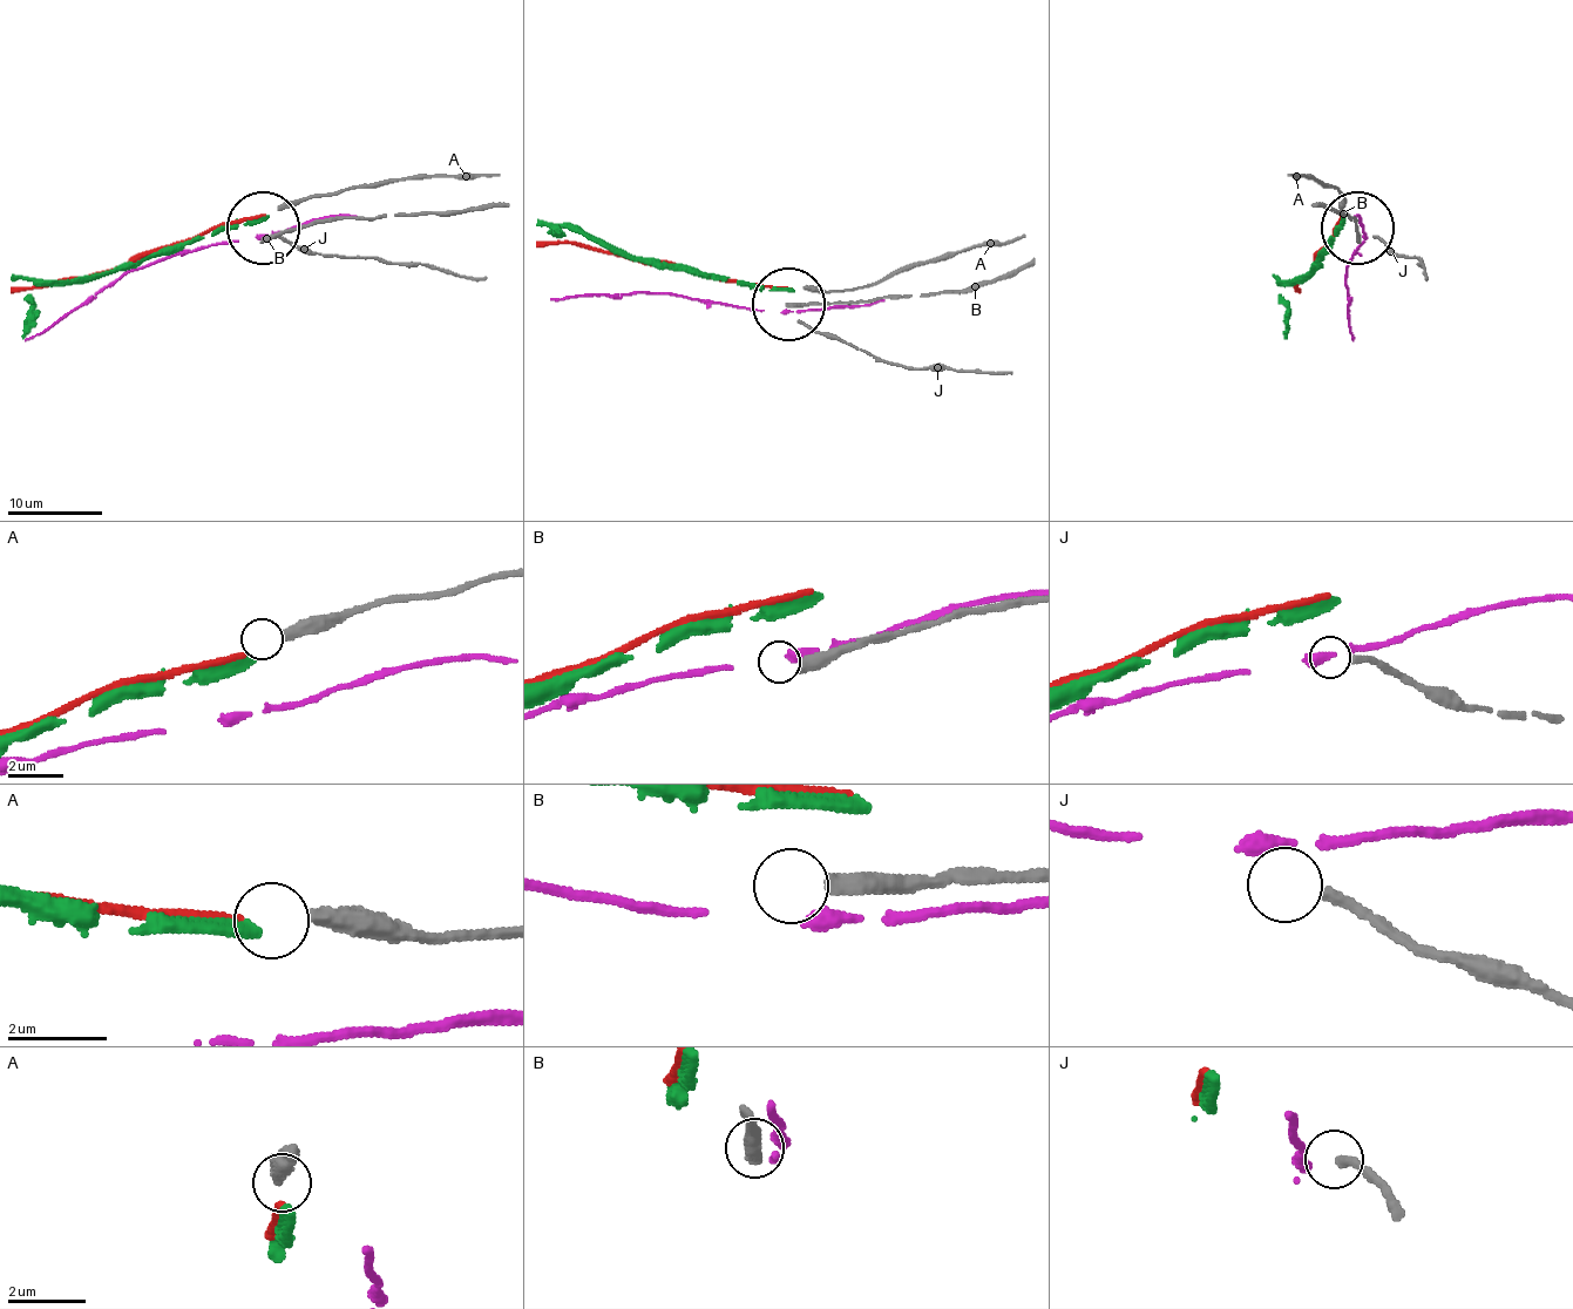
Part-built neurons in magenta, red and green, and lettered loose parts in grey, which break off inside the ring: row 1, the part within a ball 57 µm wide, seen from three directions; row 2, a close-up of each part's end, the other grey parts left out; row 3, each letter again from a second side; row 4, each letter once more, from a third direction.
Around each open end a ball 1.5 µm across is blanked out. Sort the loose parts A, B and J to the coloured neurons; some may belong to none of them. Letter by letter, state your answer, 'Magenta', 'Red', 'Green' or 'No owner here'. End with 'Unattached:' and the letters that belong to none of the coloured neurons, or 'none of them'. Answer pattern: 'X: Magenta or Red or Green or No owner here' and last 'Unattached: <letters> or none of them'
A: Red
B: No owner here
J: No owner here
Unattached: B, J

